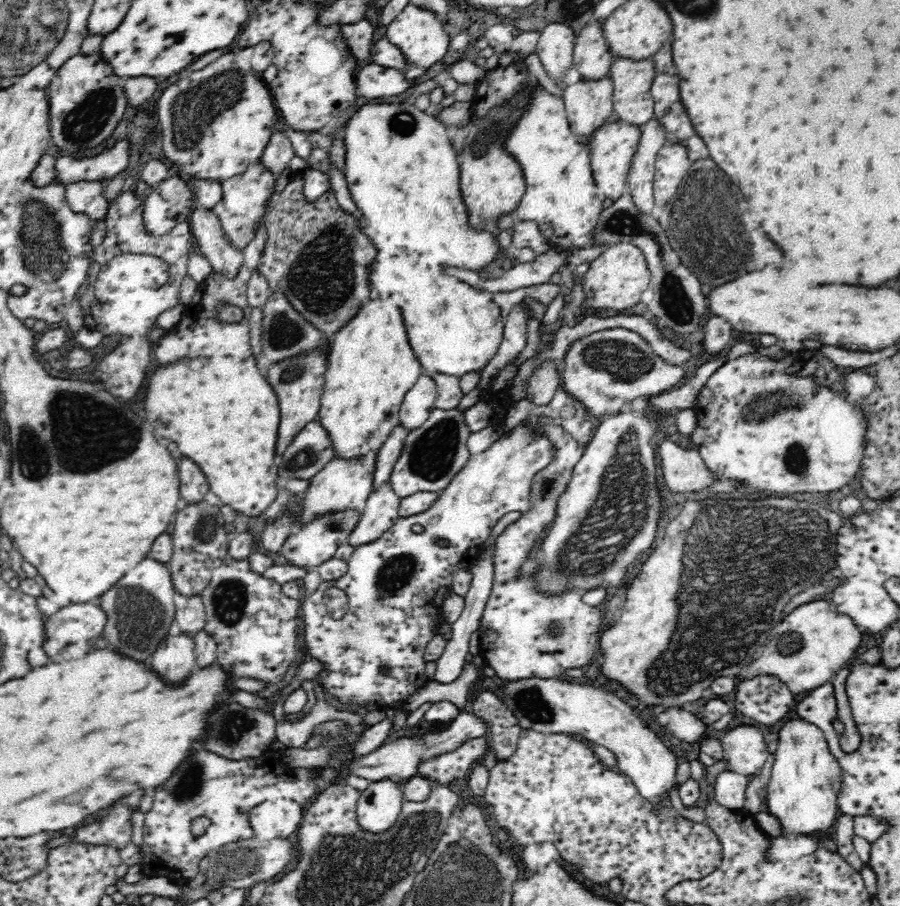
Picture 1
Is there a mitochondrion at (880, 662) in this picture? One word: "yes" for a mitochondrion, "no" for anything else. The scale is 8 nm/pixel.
no

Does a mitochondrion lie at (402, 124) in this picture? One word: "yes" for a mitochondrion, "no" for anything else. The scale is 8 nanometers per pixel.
yes

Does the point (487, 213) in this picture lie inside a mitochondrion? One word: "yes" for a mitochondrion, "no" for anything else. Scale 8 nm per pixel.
no

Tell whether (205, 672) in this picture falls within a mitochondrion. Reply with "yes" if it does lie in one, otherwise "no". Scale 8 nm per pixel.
no

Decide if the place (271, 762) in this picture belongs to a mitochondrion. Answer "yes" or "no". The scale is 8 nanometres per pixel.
no

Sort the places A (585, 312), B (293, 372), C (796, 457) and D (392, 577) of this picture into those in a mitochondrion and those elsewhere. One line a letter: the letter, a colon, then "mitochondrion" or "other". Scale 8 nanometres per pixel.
A: other
B: mitochondrion
C: mitochondrion
D: mitochondrion

